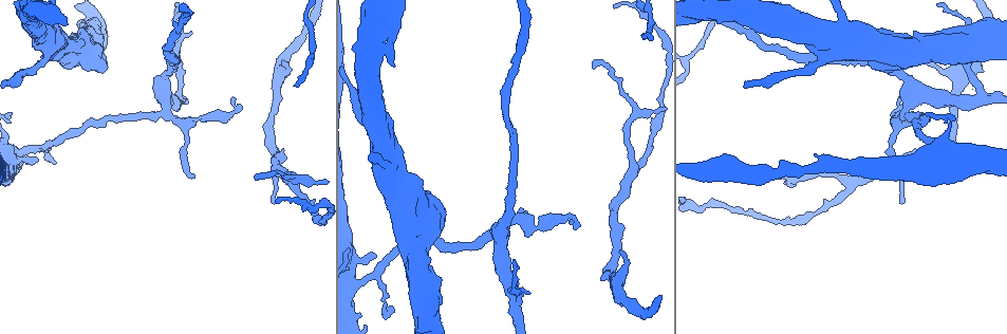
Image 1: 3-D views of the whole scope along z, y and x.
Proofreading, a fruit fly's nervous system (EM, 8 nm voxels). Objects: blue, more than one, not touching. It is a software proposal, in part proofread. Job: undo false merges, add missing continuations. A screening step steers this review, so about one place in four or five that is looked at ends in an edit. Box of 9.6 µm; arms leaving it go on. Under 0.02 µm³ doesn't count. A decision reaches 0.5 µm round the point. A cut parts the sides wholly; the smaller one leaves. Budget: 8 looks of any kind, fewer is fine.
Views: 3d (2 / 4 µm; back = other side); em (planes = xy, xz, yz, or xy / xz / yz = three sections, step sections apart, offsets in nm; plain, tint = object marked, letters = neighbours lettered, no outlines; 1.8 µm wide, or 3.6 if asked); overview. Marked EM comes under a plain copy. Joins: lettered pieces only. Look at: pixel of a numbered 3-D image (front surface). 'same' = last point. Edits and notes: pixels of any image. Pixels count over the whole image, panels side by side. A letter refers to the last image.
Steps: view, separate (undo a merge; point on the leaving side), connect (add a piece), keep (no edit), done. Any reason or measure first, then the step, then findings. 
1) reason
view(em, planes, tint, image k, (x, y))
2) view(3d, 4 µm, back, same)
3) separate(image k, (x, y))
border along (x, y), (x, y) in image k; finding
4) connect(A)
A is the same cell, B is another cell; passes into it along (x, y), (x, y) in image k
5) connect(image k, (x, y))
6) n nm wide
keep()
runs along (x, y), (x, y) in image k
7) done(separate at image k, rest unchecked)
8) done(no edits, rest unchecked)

abrupt turn
view(em, 3.6 µm, yz, step 8, tint, image 1, (164, 95))

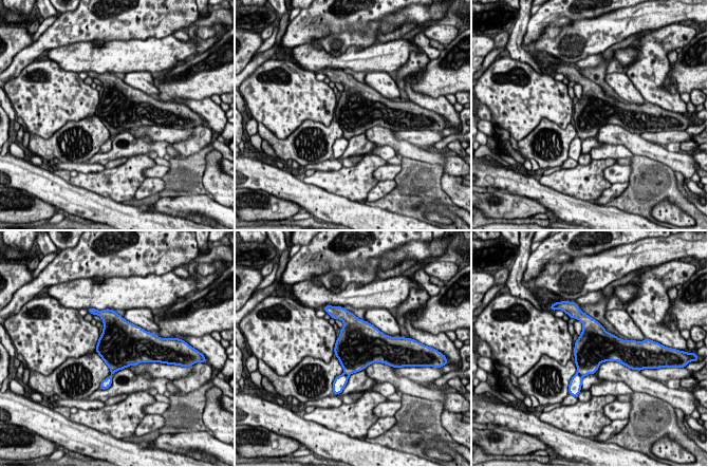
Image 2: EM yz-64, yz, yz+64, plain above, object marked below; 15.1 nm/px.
cut it another way
view(em, 3.6 µm, planes, letters, same)

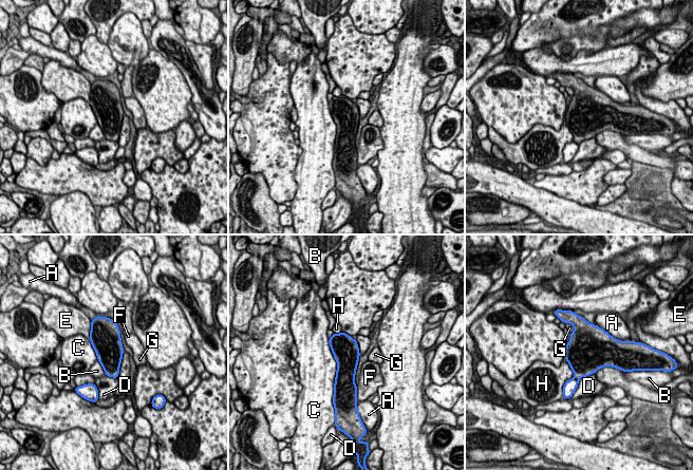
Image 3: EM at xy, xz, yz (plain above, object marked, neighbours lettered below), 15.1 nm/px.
separate(image 3, (582, 364))
A, B, C, D, E, F, G and H are other cells; border along (574, 377), (578, 381) in image 3; a second neuron is stuck on

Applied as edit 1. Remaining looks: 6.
sharp bend
view(3d, 2 µm, image 1, (792, 178))

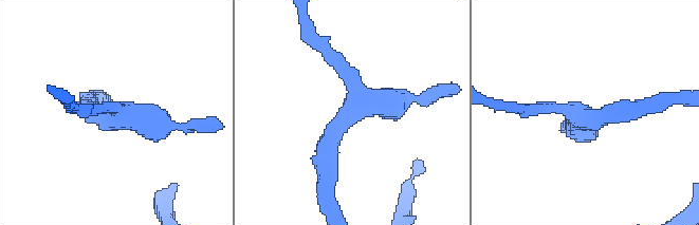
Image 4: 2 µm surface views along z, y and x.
shape alone is not enough
view(em, xz, step 4, tint, image 4, (116, 116))

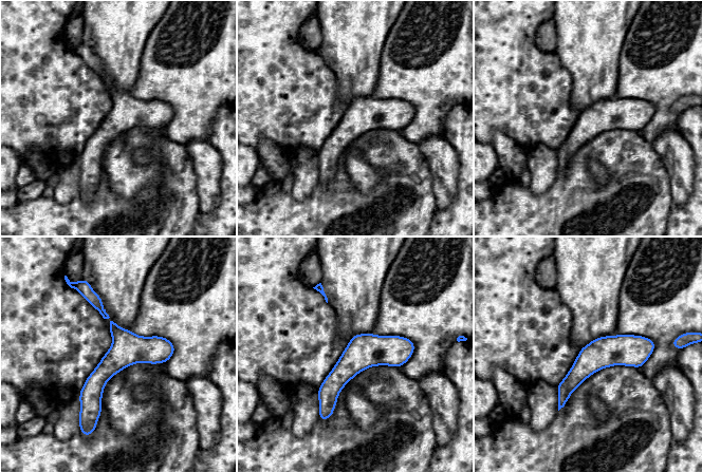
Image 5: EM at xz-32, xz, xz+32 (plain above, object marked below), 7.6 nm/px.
view(em, planes, letters, same)

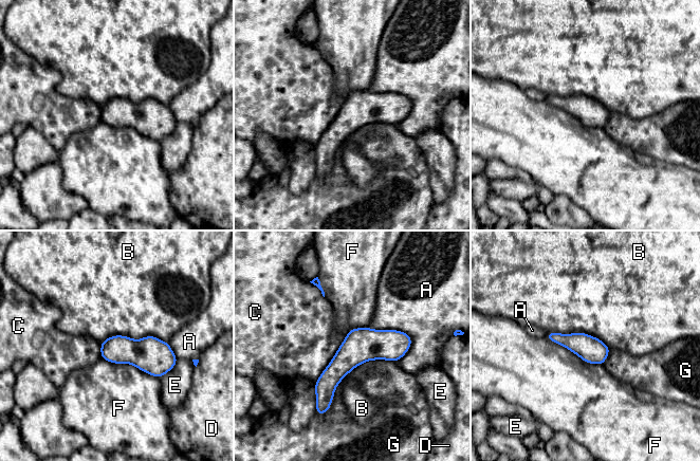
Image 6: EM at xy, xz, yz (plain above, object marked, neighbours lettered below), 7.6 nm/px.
B touches over 500 nm
keep()
A, B, C, D, E, F and G are other cells; border along (346, 335), (333, 357), (314, 383) in image 6; continuous, no second neuron

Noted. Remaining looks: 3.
tapers out
view(em, planes, letters, image 1, (192, 177))

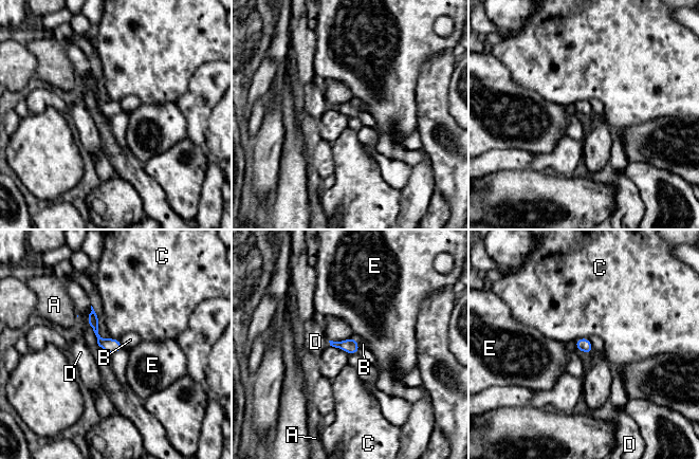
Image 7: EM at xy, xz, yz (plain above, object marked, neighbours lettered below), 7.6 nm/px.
110 nm wide
keep()
A, B, C, D and E are other cells; border along (355, 338), (360, 347) in image 7; none of them fits

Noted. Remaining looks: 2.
branch stops here
view(3d, 4 µm, image 1, (37, 158))

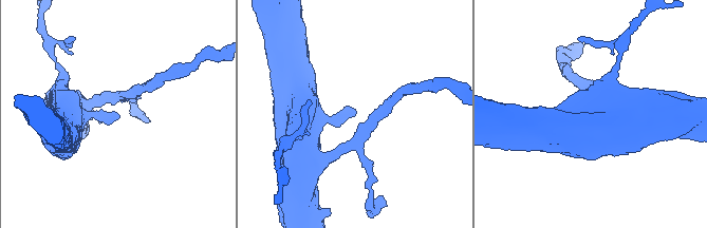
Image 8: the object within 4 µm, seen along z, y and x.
now the EM
view(em, xy, step 8, letters, image 8, (355, 113))

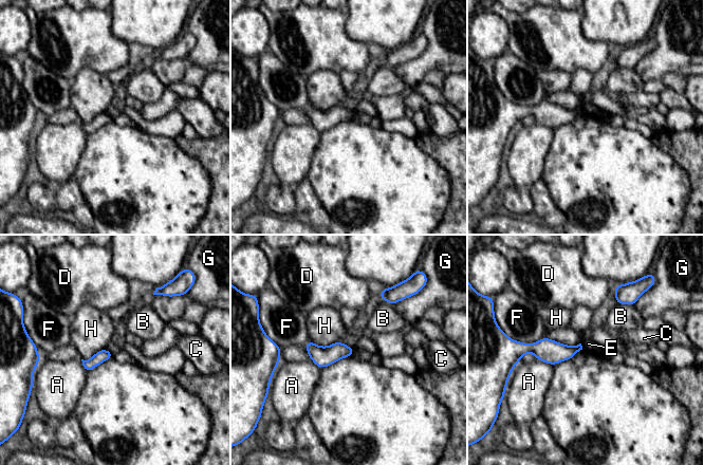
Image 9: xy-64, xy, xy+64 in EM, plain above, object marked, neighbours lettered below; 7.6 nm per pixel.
keep()
A, B, C, D, E, F, G and H are other cells; none of them fits

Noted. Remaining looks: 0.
done(separate at image 3, rest unchecked)

